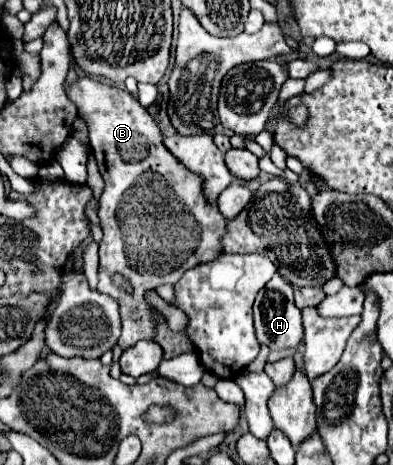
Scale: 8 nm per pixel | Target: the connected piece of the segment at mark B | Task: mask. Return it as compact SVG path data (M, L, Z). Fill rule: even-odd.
M77 78L73 84L65 84L65 92L73 104L77 104L79 118L85 120L89 128L89 146L93 156L97 158L99 172L105 180L105 188L99 198L99 226L103 230L103 238L99 244L99 284L97 290L107 294L119 302L123 334L119 338L119 346L125 350L139 340L151 340L155 336L155 320L149 316L151 306L143 300L145 290L155 290L157 284L175 284L181 274L195 264L209 262L221 252L221 236L225 234L225 218L219 214L217 206L209 206L203 200L201 180L193 172L189 172L181 162L177 162L171 152L163 146L163 136L159 132L157 122L149 116L149 112L135 100L127 90L101 84L93 78ZM157 176L159 180L149 180ZM123 274L133 284L133 294L121 292L113 286L111 276Z

